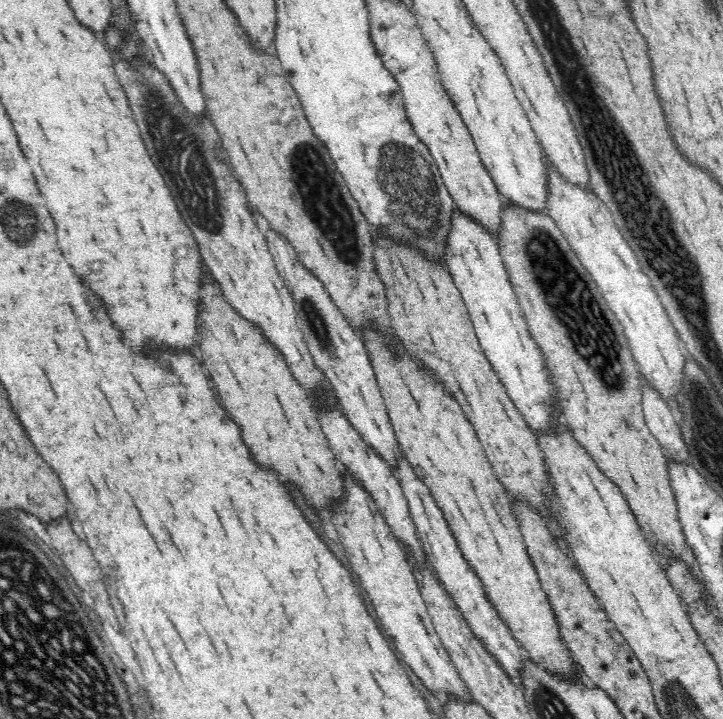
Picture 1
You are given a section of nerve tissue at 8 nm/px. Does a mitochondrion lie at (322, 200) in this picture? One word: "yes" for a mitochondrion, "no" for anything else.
yes

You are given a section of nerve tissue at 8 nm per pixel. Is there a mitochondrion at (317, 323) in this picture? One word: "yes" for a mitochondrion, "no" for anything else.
yes

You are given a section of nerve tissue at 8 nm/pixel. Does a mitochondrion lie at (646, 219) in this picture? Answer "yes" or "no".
yes

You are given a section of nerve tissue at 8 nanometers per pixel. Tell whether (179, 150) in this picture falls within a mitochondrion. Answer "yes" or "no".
yes

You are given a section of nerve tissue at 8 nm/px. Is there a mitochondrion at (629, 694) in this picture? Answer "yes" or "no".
no

